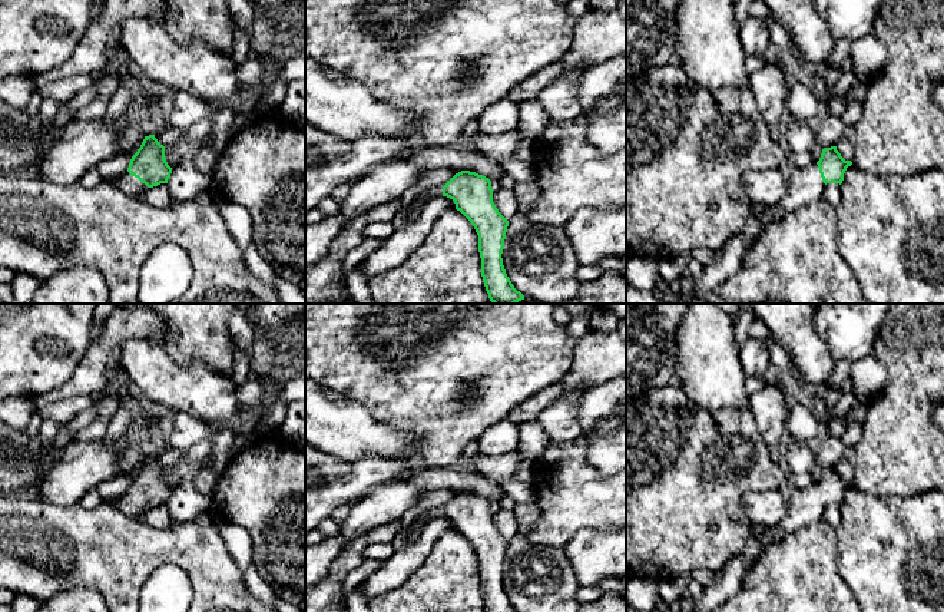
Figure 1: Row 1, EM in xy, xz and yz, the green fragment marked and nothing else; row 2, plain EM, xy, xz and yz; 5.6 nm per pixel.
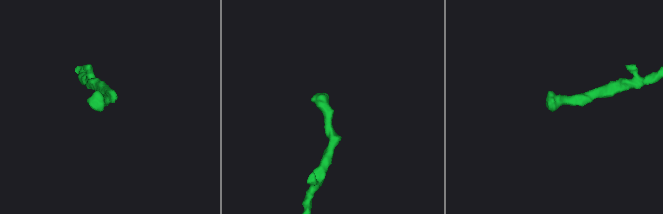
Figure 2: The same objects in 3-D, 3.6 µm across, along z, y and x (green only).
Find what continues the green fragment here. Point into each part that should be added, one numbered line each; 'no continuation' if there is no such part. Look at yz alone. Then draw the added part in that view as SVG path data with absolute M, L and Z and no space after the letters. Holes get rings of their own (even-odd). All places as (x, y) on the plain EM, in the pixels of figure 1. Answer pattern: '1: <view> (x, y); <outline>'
1: yz (805, 506); M817 483L805 489L795 489L788 503L786 516L778 525L771 526L766 533L749 537L742 550L715 572L712 582L693 596L695 609L692 612L715 612L741 591L746 572L768 545L824 519L824 512L825 505Z

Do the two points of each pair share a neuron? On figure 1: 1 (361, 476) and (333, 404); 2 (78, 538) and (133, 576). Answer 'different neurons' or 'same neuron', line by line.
1: different neurons
2: same neuron

